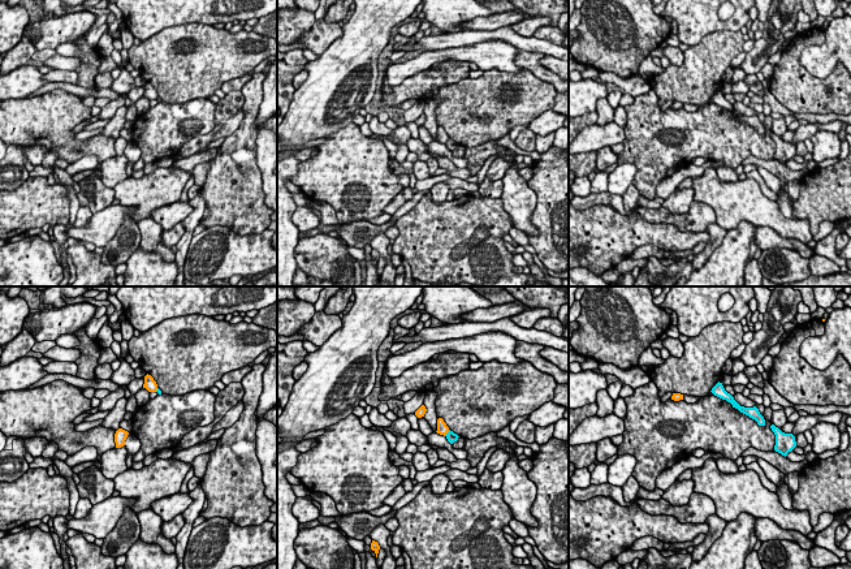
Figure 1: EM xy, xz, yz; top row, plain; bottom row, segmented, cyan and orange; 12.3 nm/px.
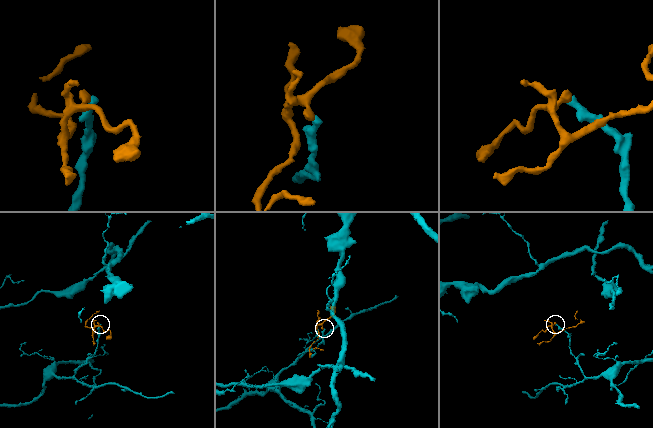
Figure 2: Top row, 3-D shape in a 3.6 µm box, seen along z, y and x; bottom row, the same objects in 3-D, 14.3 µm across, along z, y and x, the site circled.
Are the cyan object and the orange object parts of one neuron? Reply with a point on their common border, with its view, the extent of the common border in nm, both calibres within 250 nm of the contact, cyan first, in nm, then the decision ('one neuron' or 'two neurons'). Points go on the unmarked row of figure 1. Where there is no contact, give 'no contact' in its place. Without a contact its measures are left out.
meets cyan in xz at (448, 141); contact 110 nm long; 120 nm thick on the cyan side, 140 nm on the other; two neurons

